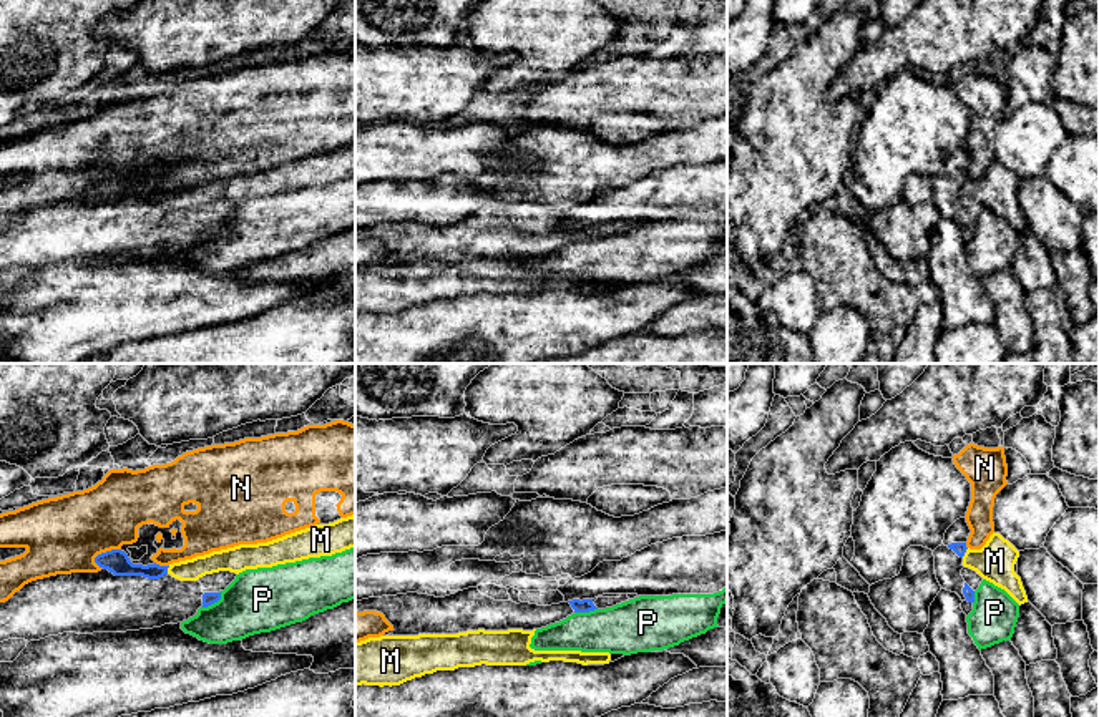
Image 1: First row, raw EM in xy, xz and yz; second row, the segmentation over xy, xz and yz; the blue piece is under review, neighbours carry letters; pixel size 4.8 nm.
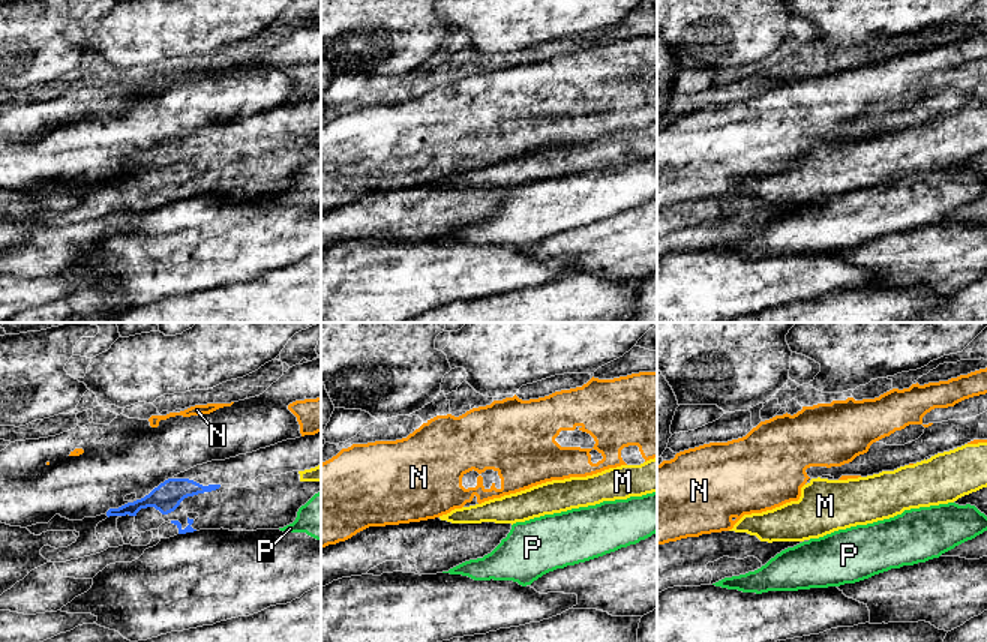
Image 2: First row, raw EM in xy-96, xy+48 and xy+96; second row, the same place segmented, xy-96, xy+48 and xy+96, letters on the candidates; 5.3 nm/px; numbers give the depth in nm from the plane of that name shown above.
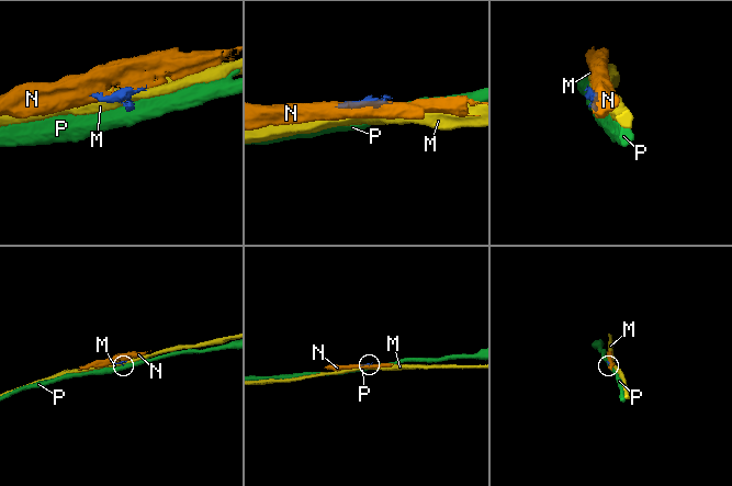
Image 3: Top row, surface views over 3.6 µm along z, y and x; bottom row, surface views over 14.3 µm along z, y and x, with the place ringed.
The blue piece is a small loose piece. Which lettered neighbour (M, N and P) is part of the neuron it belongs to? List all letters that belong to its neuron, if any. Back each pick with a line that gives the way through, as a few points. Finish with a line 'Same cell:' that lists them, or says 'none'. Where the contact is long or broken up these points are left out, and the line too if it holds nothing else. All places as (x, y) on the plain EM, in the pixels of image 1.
Same cell: none

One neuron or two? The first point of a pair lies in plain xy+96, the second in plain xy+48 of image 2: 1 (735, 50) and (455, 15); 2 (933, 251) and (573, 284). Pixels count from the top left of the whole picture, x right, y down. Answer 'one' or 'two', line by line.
1: two
2: two

